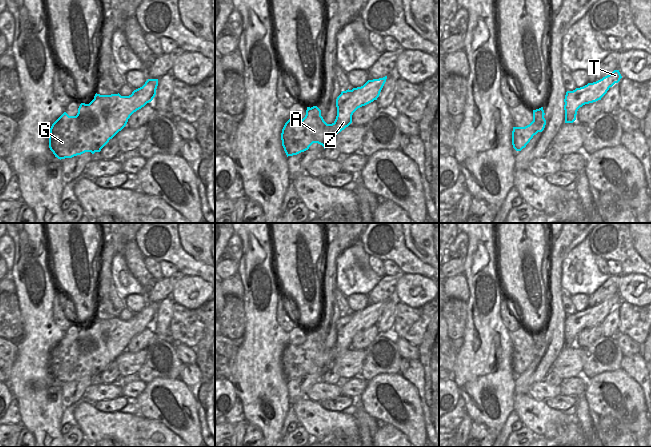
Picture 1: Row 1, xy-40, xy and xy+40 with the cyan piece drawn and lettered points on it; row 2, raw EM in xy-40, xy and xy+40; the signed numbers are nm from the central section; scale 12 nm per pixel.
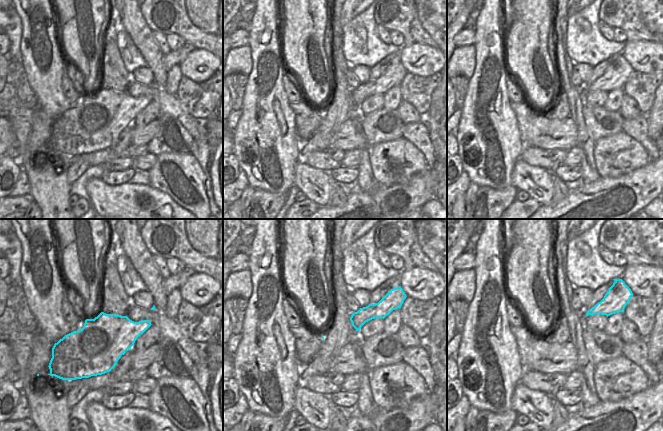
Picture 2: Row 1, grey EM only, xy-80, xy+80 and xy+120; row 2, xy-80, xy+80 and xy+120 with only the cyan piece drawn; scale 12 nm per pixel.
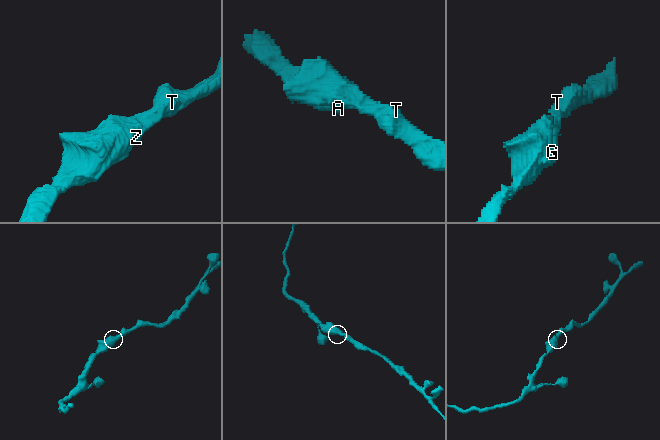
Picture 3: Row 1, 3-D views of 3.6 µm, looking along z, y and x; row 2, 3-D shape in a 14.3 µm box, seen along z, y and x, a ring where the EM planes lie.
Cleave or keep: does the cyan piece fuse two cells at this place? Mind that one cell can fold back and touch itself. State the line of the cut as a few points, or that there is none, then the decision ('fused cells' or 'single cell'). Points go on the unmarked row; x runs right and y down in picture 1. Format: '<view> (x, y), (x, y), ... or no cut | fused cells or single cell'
no cut | single cell

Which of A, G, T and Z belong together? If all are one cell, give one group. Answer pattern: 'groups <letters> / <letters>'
groups A G T Z

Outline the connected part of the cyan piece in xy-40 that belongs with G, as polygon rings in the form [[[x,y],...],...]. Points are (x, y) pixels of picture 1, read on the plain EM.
[[[148,303],[129,320],[118,318],[95,318],[89,327],[81,327],[76,340],[64,336],[51,350],[49,372],[58,383],[72,382],[85,376],[100,376],[101,373],[127,348],[130,340],[151,326],[156,319],[158,303]]]

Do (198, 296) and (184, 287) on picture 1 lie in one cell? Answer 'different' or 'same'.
same

